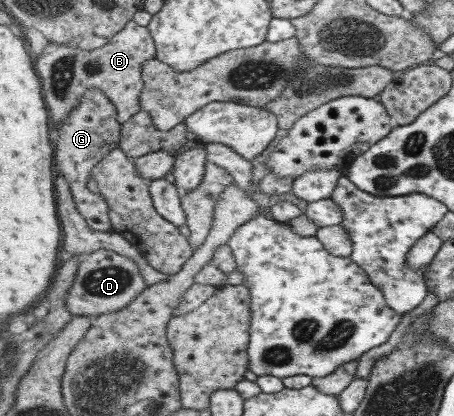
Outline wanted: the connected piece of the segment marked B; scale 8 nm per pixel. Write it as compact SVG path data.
M129 21L104 47L82 50L49 42L46 51L37 57L37 72L45 84L45 100L49 104L50 119L55 132L51 134L56 143L56 126L65 120L80 103L80 98L91 89L101 89L115 103L121 124L141 110L140 96L144 91L144 66L156 58L156 41L148 26Z

